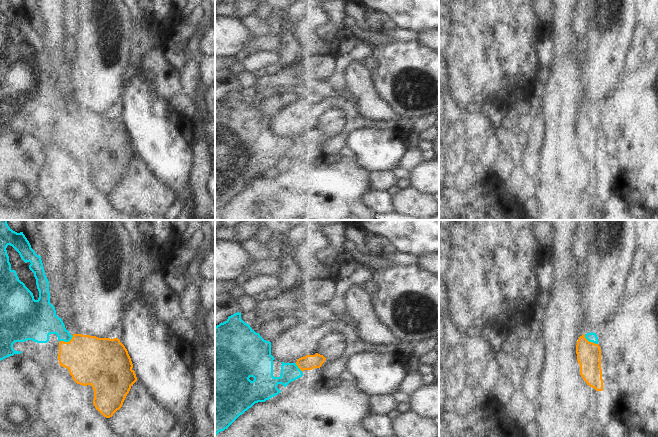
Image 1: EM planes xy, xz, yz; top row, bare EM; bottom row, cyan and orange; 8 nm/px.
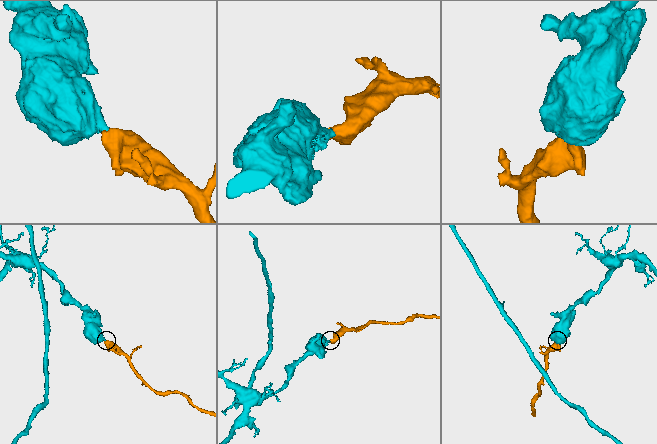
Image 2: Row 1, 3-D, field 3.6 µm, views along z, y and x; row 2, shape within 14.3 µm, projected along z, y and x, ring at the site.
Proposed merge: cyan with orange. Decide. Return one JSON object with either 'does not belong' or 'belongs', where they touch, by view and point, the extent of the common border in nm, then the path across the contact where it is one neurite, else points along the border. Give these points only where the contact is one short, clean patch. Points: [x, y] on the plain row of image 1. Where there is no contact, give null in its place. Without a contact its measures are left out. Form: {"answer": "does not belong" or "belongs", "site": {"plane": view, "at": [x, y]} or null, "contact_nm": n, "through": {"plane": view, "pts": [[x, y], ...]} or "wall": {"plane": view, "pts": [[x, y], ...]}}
{"answer": "belongs", "site": {"plane": "yz", "at": [590, 117]}, "contact_nm": 140, "through": {"plane": "yz", "pts": [[591, 113], [590, 117], [588, 129]]}}

